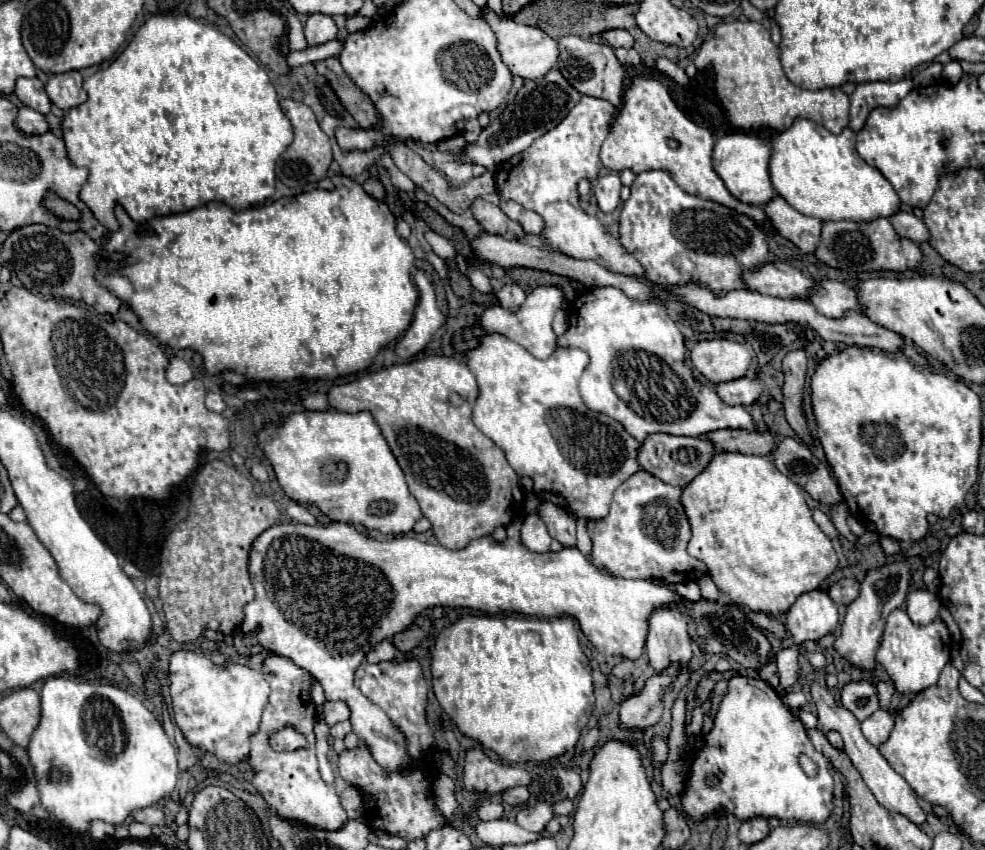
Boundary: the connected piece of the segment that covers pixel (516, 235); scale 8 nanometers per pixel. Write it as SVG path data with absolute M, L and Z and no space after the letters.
M475 198L471 204L471 212L475 216L475 220L485 228L485 232L489 234L497 234L503 236L507 240L519 240L525 236L523 228L519 224L515 224L511 218L507 218L499 206L485 202L483 198Z

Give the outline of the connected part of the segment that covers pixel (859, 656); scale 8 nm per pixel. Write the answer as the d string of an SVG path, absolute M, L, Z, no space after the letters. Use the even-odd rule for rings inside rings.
M905 556L903 560L887 562L881 568L867 570L863 580L859 582L859 596L853 604L849 604L847 616L841 624L841 636L835 640L835 650L845 656L851 664L857 668L875 668L875 648L879 648L879 636L883 632L883 620L887 618L887 612L893 612L903 606L907 588L911 584L911 578L915 570L925 562L925 558L919 556ZM901 600L901 602L899 602Z

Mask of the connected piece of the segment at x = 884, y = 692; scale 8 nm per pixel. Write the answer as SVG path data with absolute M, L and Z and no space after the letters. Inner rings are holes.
M879 680L877 682L877 688L879 688L879 698L881 698L881 708L889 708L891 694L895 692L893 684L891 682L885 682L885 680Z

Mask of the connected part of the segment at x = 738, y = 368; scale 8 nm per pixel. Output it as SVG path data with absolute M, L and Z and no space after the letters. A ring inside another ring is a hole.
M715 338L697 342L691 348L691 362L707 380L719 384L743 378L751 364L751 354L739 342Z

